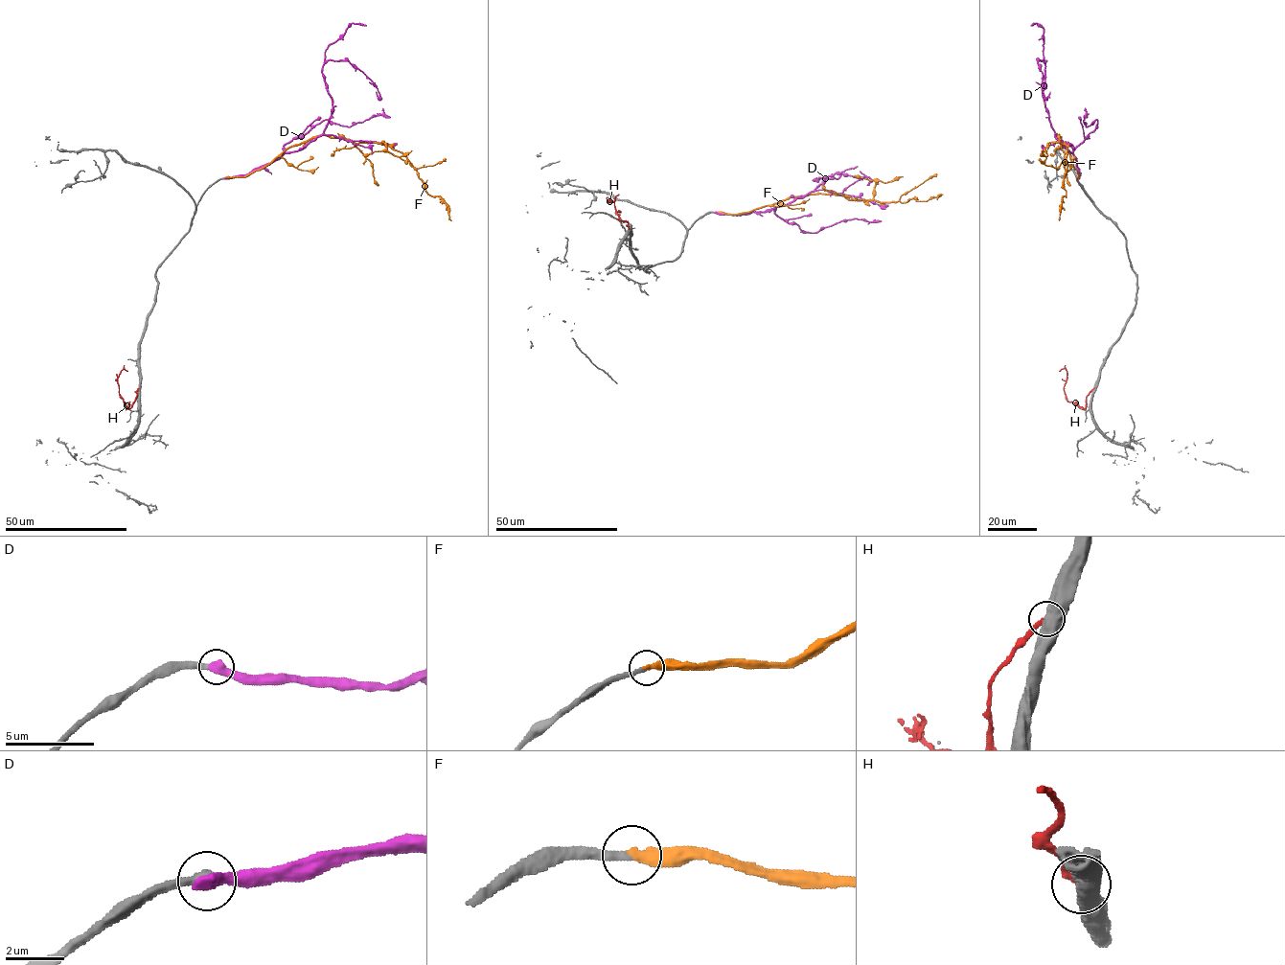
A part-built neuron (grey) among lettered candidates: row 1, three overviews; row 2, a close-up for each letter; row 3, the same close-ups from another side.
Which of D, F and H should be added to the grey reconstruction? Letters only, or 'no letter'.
F

